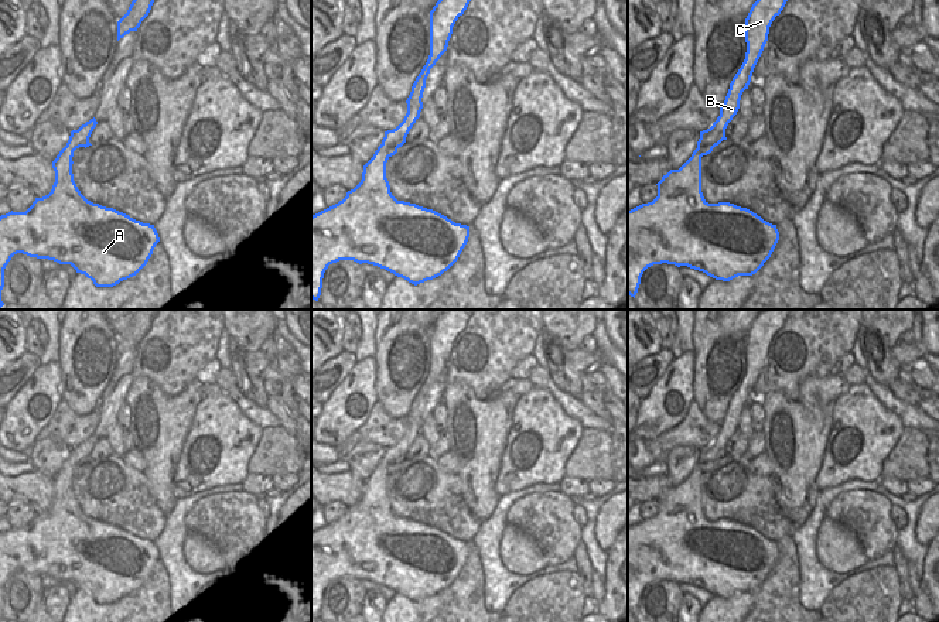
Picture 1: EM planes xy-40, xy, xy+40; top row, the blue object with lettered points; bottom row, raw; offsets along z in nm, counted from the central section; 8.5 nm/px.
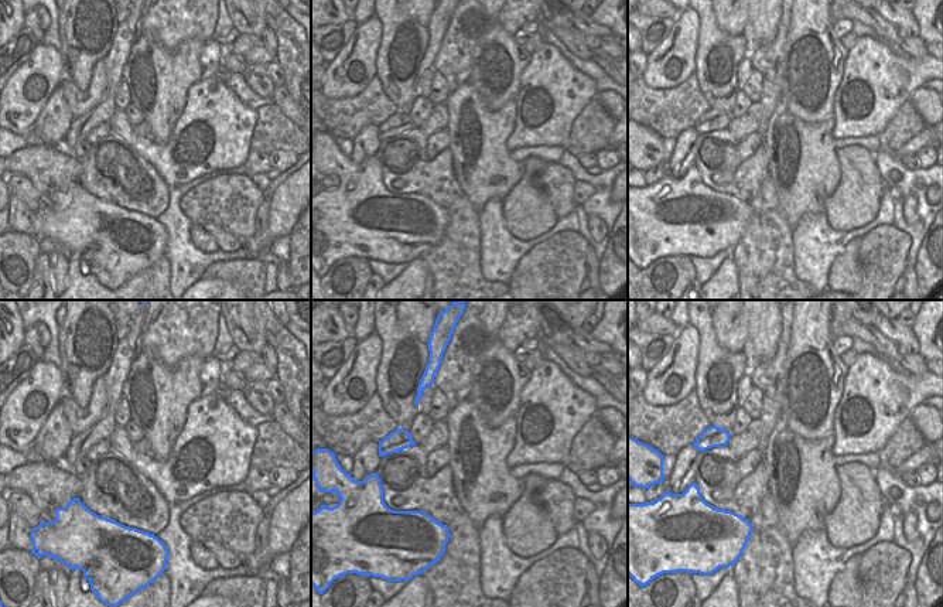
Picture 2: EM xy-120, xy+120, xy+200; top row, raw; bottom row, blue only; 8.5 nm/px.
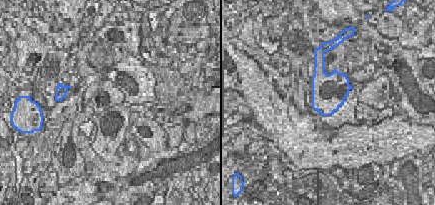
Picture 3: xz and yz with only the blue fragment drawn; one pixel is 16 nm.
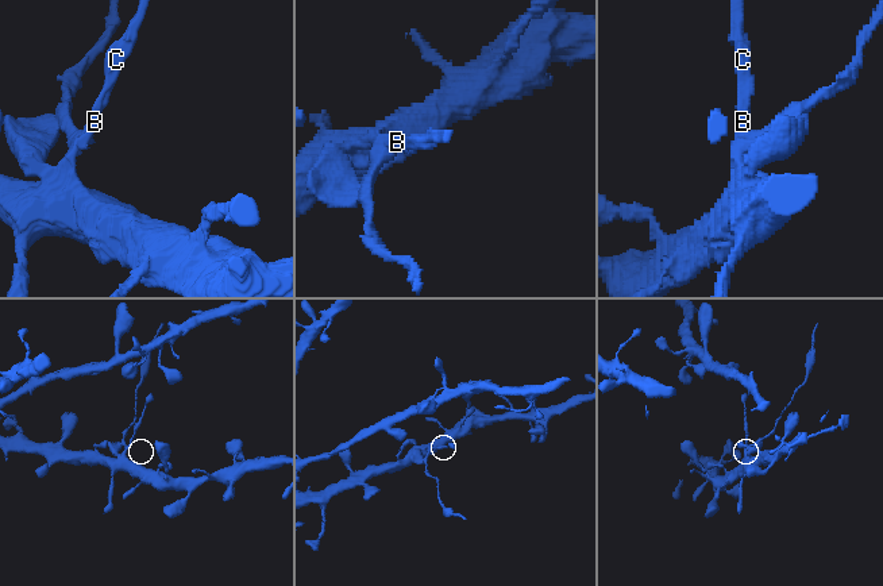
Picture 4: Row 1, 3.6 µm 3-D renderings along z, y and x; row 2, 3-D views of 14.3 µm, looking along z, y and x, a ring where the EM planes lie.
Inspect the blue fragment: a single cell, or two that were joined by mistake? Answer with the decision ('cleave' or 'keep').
cleave

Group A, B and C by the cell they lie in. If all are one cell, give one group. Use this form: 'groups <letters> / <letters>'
groups A / B C

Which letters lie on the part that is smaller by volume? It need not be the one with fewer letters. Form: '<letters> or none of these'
B, C

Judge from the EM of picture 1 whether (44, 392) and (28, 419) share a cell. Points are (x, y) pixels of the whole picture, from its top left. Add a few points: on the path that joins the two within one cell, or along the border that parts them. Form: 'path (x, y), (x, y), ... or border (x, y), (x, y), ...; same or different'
path (36, 393), (28, 399), (31, 410); same

